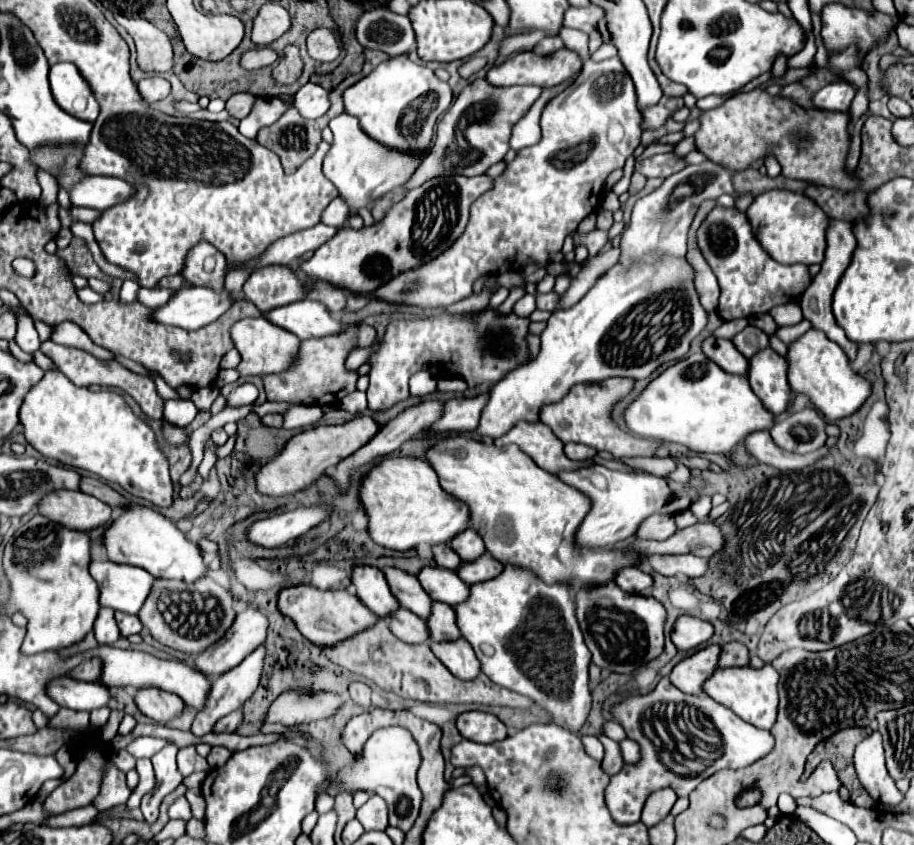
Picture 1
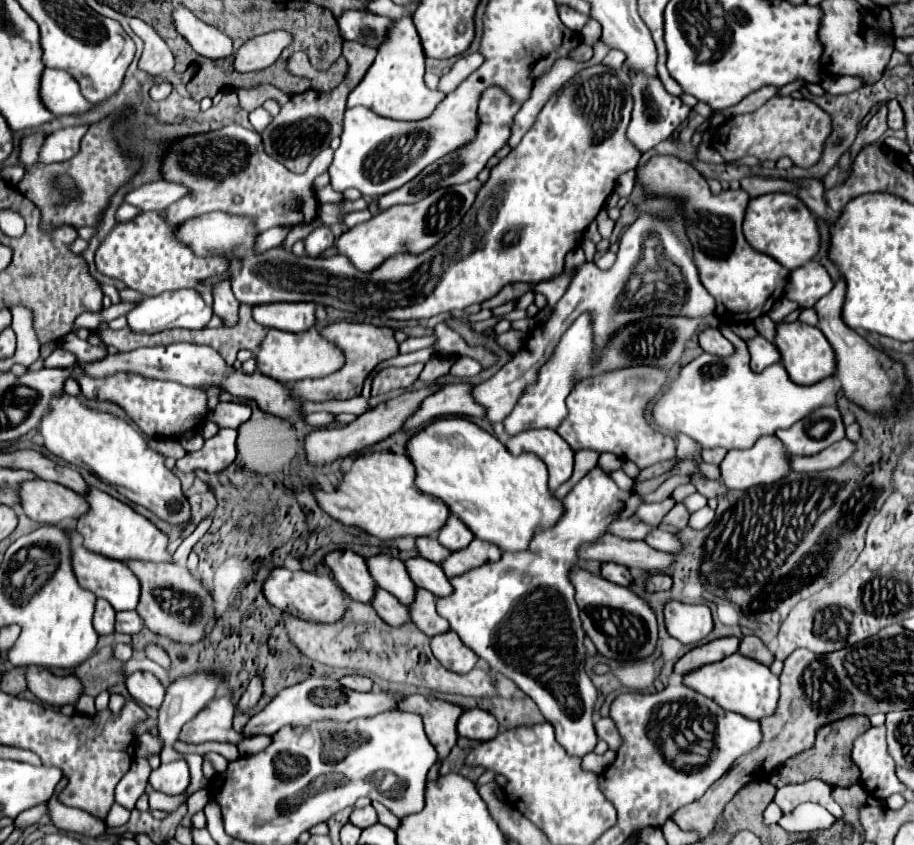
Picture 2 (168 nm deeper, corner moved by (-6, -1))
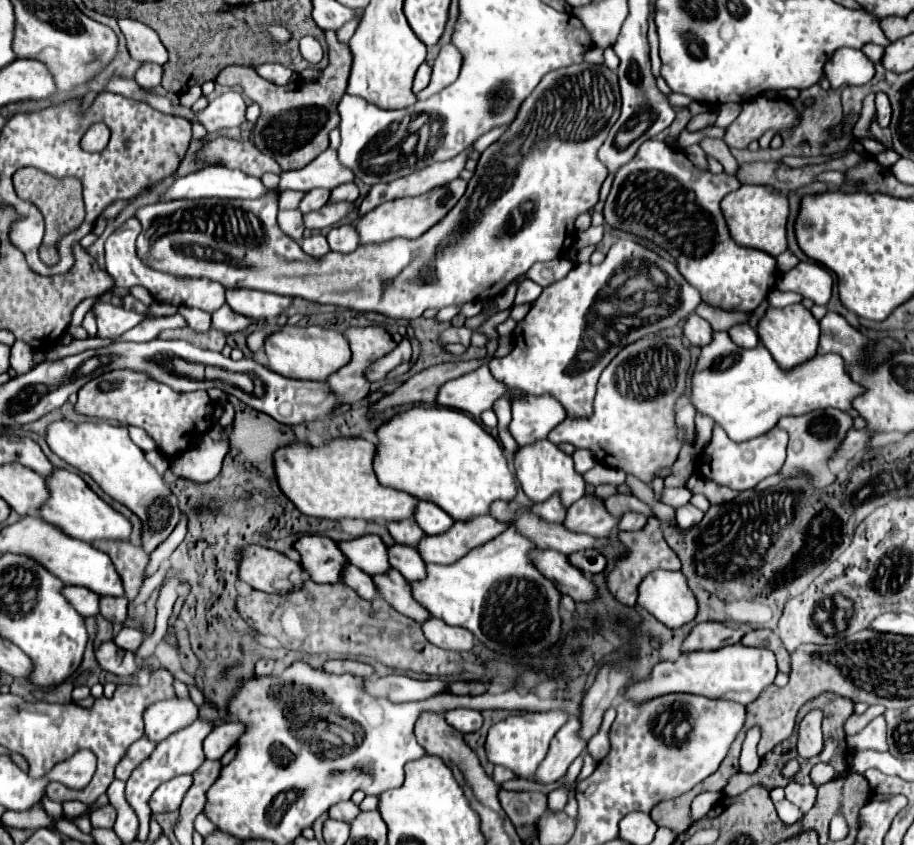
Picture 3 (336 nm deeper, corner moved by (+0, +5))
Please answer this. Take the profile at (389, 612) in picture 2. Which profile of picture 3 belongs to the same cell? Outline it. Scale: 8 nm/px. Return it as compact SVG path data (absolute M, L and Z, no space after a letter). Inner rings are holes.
M346 563L344 569L342 569L342 583L348 585L348 587L352 587L364 599L374 599L378 595L376 587L374 587L374 583L370 579L370 575L362 573L358 567L354 567L350 563Z

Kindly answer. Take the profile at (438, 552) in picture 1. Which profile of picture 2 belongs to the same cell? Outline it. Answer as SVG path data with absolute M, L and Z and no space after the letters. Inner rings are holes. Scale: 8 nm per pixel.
M420 537L420 541L416 541L416 547L422 557L426 557L428 561L438 563L438 565L450 555L450 551L444 549L436 537Z

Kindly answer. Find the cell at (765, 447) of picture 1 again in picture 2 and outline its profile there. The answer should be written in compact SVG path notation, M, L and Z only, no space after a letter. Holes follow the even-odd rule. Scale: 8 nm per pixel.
M842 439L826 449L822 449L820 453L816 455L810 455L810 457L798 457L798 455L790 455L788 461L790 461L790 467L792 471L826 471L826 469L834 469L838 465L842 465L852 453L854 453L856 445L848 439Z

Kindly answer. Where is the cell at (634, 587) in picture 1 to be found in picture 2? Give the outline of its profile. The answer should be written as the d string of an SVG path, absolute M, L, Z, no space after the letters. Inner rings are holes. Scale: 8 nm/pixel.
M604 563L600 575L602 575L604 579L616 583L616 585L624 585L624 587L630 587L630 585L632 585L630 569L624 567L624 565L618 565L618 563Z

